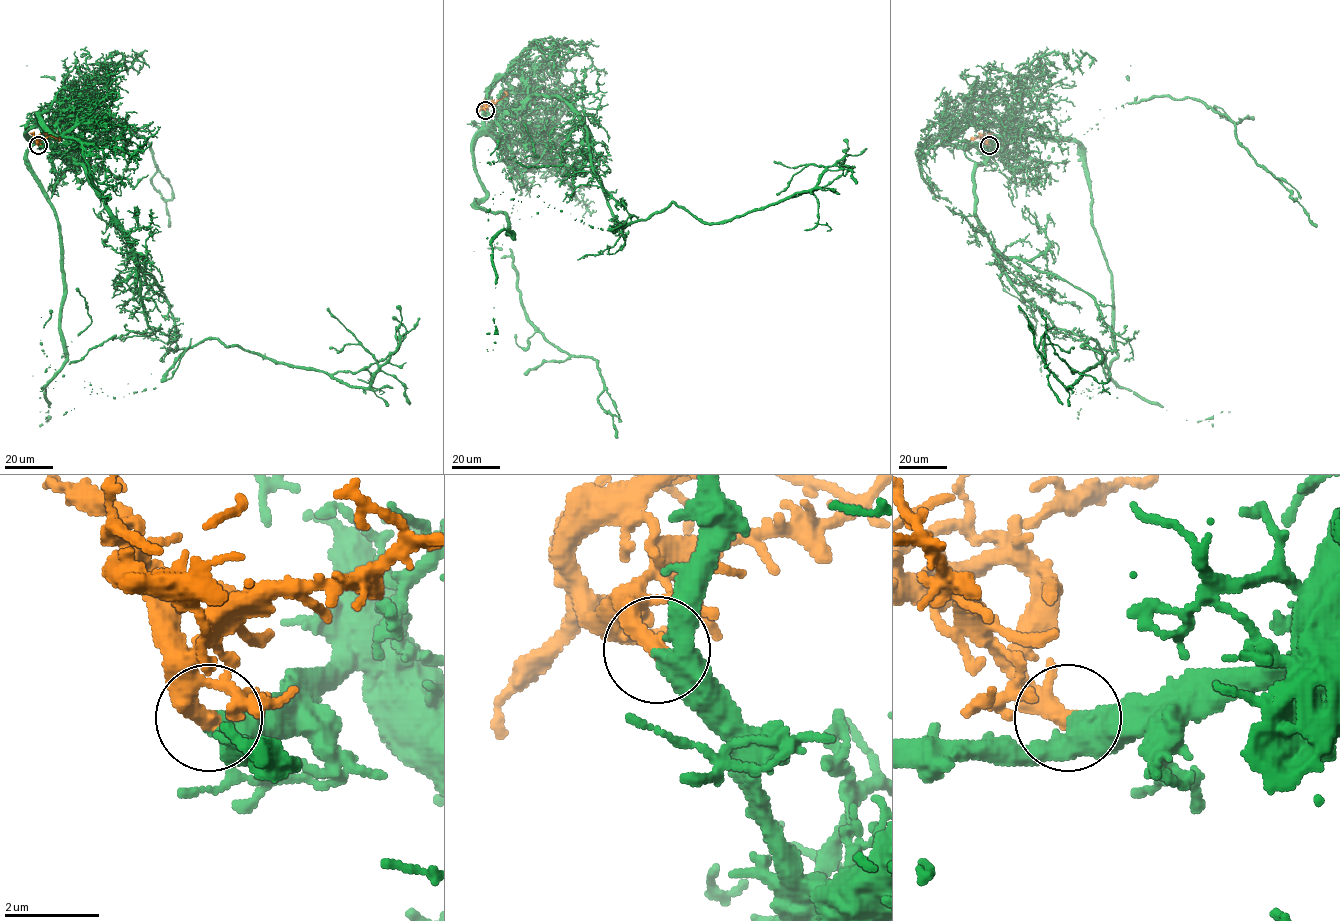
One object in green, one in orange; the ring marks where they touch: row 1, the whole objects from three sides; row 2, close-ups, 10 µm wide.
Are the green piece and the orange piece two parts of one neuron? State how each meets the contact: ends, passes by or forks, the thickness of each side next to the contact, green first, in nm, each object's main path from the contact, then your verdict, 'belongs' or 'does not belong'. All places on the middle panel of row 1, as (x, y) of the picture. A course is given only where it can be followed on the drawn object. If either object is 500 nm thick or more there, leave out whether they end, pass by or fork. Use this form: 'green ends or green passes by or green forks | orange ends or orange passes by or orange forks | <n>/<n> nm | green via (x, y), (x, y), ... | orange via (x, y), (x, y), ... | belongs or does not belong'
500/320 nm | green via (485, 110), (561, 98), (631, 221), (675, 202), (721, 222), (825, 169), (774, 161) | orange via (485, 110), (504, 97), (505, 91) | belongs

